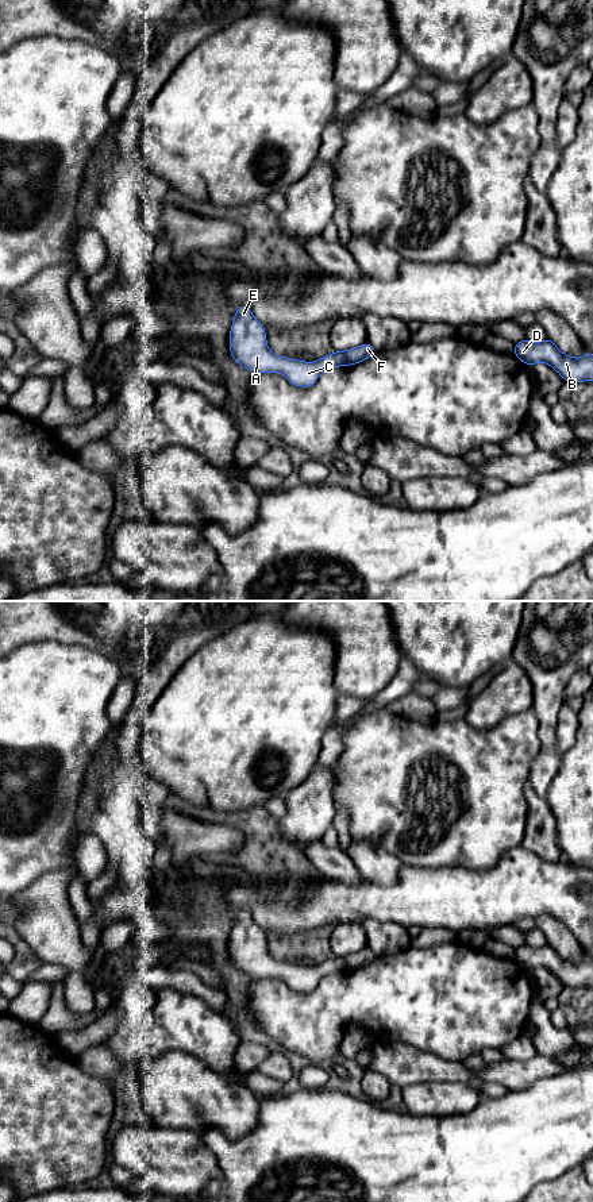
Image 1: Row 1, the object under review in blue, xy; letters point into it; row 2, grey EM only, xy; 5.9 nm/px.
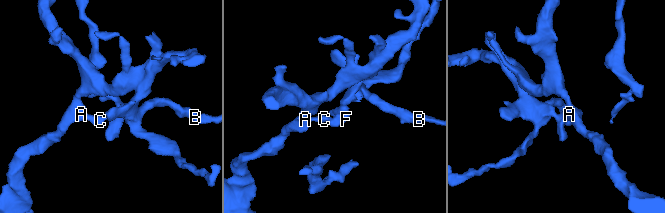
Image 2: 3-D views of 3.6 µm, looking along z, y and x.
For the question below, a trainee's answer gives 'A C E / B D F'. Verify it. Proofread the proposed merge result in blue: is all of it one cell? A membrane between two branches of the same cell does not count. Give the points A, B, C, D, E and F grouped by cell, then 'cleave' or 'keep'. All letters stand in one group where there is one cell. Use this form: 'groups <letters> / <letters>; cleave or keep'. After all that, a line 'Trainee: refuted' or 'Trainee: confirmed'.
groups A C E / B D F; cleave
Trainee: confirmed

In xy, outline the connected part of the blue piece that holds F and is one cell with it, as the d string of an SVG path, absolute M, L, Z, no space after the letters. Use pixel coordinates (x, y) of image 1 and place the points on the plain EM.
M369 947L358 951L358 952L346 955L346 956L343 956L344 971L351 971L351 970L359 968L362 966L366 966L370 962L373 962L374 958L376 958L376 955L373 953L373 951Z

